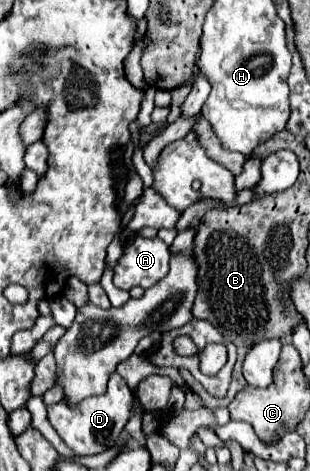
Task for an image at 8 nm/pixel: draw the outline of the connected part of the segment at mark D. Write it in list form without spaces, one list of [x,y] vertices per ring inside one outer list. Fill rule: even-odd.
[[[113,373],[109,379],[109,387],[103,395],[87,397],[73,409],[67,407],[63,401],[59,401],[59,403],[51,405],[47,411],[49,411],[51,425],[55,427],[59,437],[65,441],[65,445],[75,455],[95,455],[95,453],[101,453],[101,451],[117,445],[117,441],[125,429],[125,423],[129,419],[133,399],[135,397],[131,395],[131,389],[127,387],[127,383],[117,373]]]

